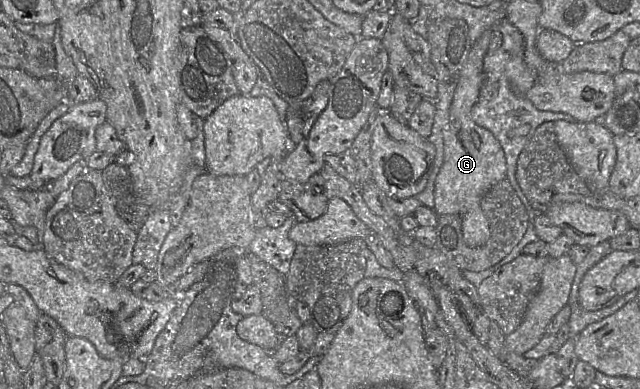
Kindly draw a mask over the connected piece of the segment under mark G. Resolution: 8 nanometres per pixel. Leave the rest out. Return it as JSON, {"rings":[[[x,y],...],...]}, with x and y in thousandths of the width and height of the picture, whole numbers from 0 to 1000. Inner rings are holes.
{"rings":[[[769,75],[752,87],[736,121],[731,152],[713,201],[702,319],[694,342],[694,416],[681,455],[678,486],[680,545],[684,555],[719,553],[723,612],[734,635],[748,635],[763,620],[766,589],[750,517],[767,481],[791,458],[791,404],[781,365],[769,339],[736,306],[736,283],[755,216],[755,154],[767,100]]]}

